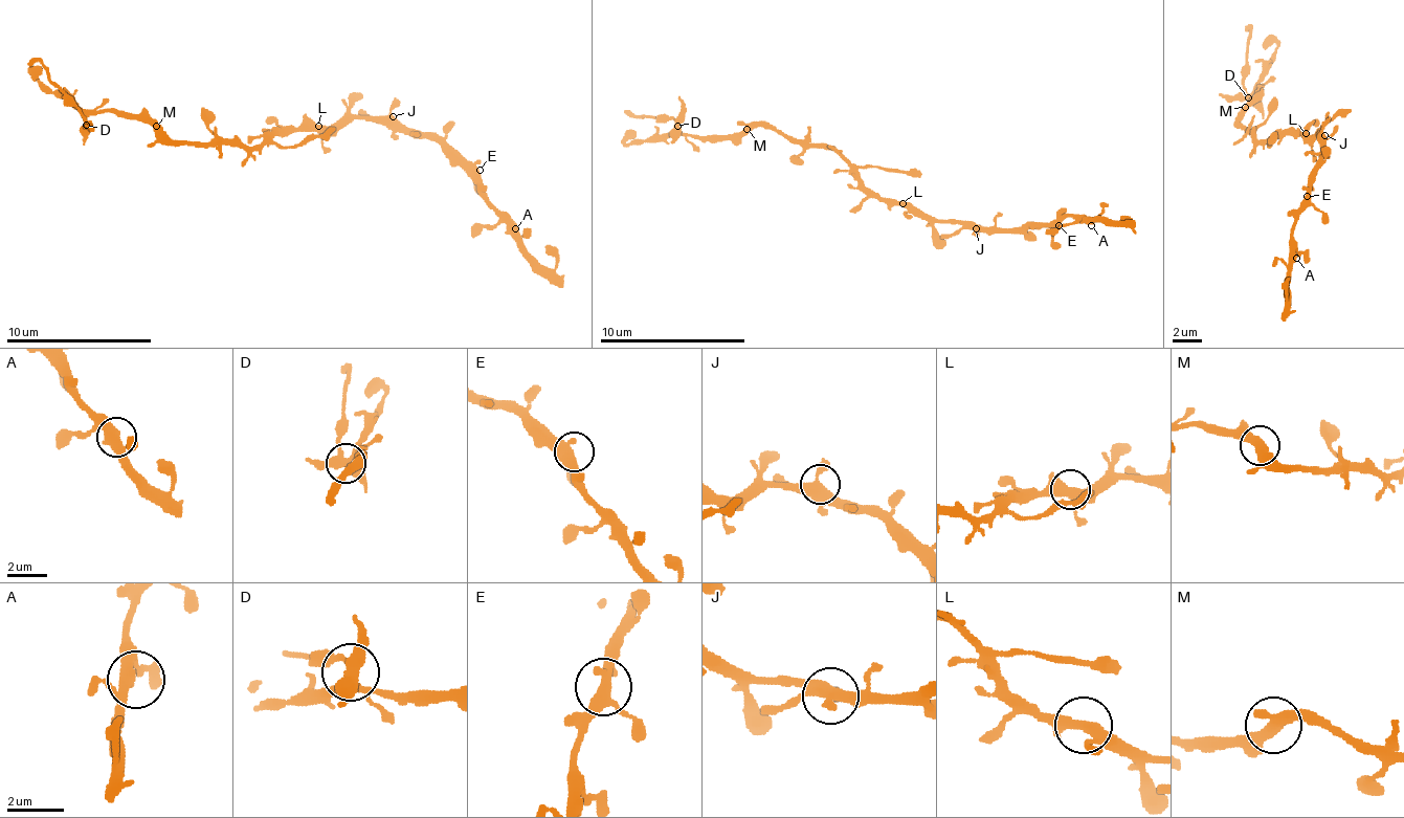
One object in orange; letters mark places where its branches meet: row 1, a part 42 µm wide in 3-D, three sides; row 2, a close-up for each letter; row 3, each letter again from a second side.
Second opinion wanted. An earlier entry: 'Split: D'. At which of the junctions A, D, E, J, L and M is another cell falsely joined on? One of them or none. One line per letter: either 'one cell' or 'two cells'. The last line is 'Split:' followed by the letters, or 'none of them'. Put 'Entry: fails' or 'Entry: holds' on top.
Entry: holds
A: one cell
D: two cells
E: one cell
J: one cell
L: one cell
M: one cell
Split: D

